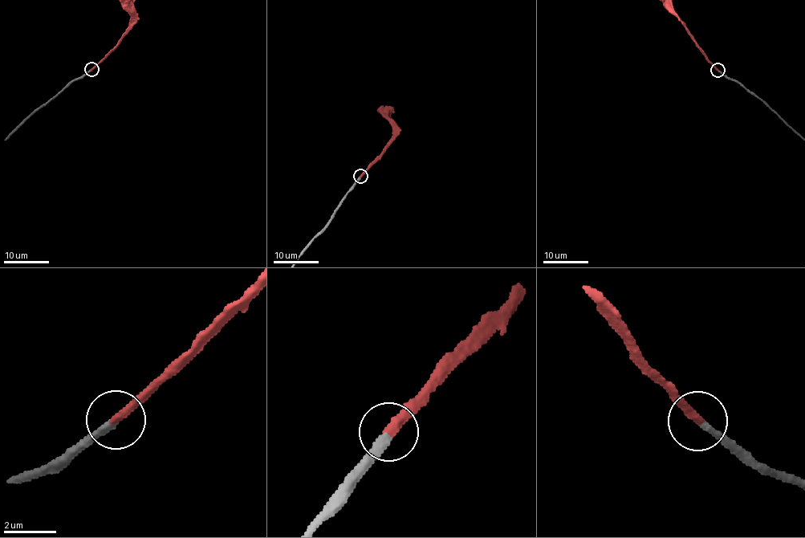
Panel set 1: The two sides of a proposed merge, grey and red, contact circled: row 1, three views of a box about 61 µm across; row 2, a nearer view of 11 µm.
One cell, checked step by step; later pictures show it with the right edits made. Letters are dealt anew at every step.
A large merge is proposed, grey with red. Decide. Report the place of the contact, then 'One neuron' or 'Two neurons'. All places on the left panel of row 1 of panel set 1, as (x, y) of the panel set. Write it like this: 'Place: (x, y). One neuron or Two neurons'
Place: (91, 69). One neuron

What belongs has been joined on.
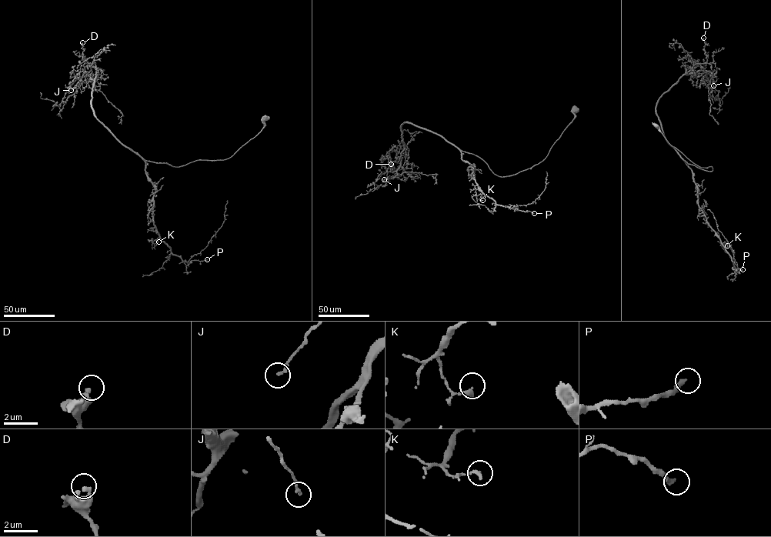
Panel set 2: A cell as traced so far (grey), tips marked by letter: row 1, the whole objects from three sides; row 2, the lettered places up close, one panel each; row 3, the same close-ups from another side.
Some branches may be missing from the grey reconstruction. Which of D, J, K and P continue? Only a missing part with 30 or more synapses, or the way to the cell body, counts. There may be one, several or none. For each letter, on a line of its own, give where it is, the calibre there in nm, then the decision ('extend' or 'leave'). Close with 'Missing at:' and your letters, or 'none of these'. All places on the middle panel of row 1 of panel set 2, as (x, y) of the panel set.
D: at (391, 164); 360 nm thick; leave
J: at (384, 179); 150 nm thick; leave
K: at (482, 200); 220 nm thick; leave
P: at (534, 213); 280 nm thick; extend
Missing at: P

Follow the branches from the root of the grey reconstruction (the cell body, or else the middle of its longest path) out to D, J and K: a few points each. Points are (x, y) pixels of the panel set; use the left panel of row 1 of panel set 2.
D: (265, 118), (228, 158), (175, 167), (145, 160), (96, 118), (96, 68), (82, 58), (82, 42)
J: (265, 118), (261, 131), (228, 158), (175, 167), (145, 160), (96, 118), (89, 75), (71, 90)
K: (265, 118), (261, 131), (228, 158), (175, 167), (145, 161), (155, 189), (152, 221), (158, 241)

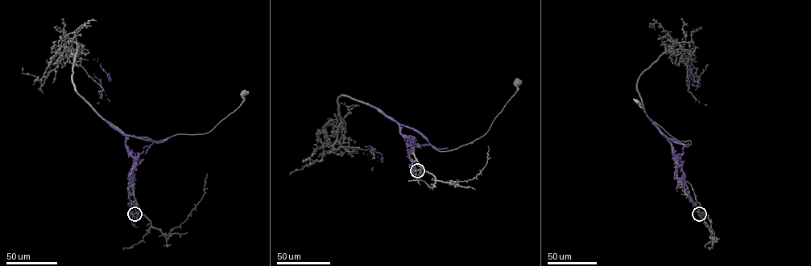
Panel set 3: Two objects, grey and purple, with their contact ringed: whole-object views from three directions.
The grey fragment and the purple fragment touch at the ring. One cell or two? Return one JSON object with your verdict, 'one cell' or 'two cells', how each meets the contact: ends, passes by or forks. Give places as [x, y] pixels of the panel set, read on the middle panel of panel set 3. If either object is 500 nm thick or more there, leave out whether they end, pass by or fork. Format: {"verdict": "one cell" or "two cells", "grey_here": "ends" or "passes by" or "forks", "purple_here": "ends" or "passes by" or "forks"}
{"verdict": "two cells", "grey_here": "forks", "purple_here": "ends"}

